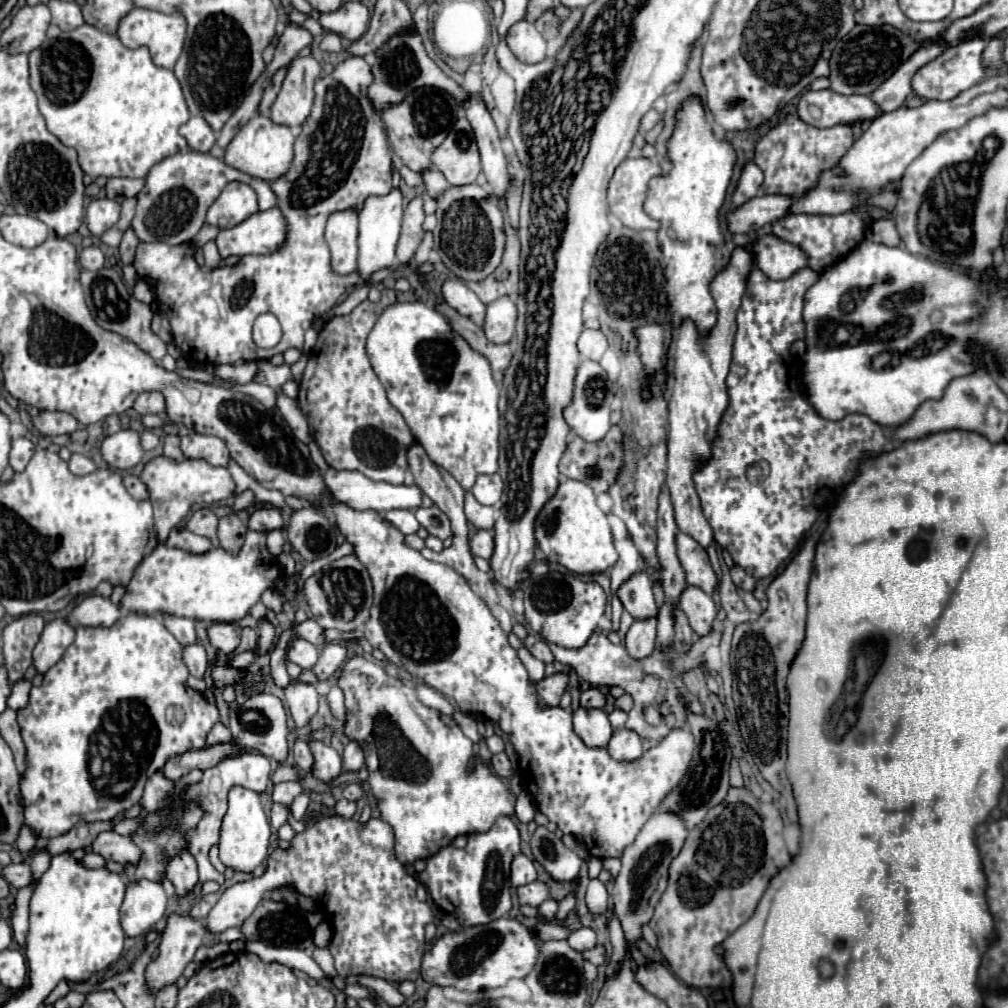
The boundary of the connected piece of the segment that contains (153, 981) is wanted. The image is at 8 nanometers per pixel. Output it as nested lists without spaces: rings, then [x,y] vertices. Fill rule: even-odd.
[[[169,916],[167,926],[161,934],[161,944],[159,944],[159,956],[147,966],[145,970],[145,986],[151,994],[157,994],[165,986],[171,986],[177,982],[177,978],[183,974],[185,966],[193,960],[197,948],[203,944],[203,936],[207,934],[205,926],[197,920],[191,920],[189,916]]]

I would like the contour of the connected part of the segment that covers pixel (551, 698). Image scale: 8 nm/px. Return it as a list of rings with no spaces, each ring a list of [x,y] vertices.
[[[563,672],[553,674],[543,678],[535,688],[537,688],[537,698],[539,698],[539,706],[559,706],[561,694],[567,686],[567,676]]]

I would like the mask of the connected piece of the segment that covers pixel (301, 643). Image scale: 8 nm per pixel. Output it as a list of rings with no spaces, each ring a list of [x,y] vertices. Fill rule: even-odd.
[[[295,638],[287,652],[287,658],[295,662],[299,668],[313,668],[317,662],[317,656],[319,656],[319,648],[303,638]]]

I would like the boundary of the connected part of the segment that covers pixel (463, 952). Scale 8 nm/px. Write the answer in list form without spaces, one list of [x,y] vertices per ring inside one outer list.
[[[499,918],[483,926],[441,934],[423,956],[421,978],[435,986],[453,986],[459,990],[493,990],[505,986],[511,978],[527,976],[537,956],[539,938],[535,938],[535,934],[521,922]]]

